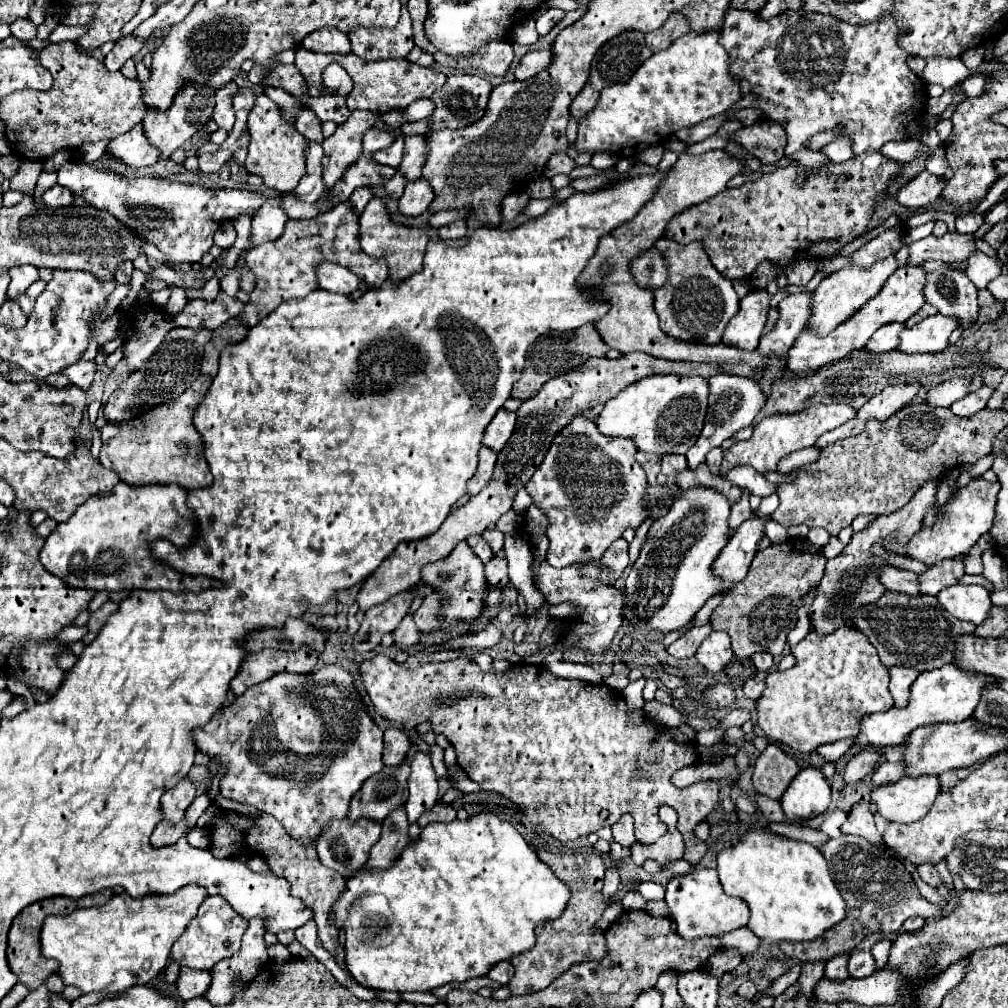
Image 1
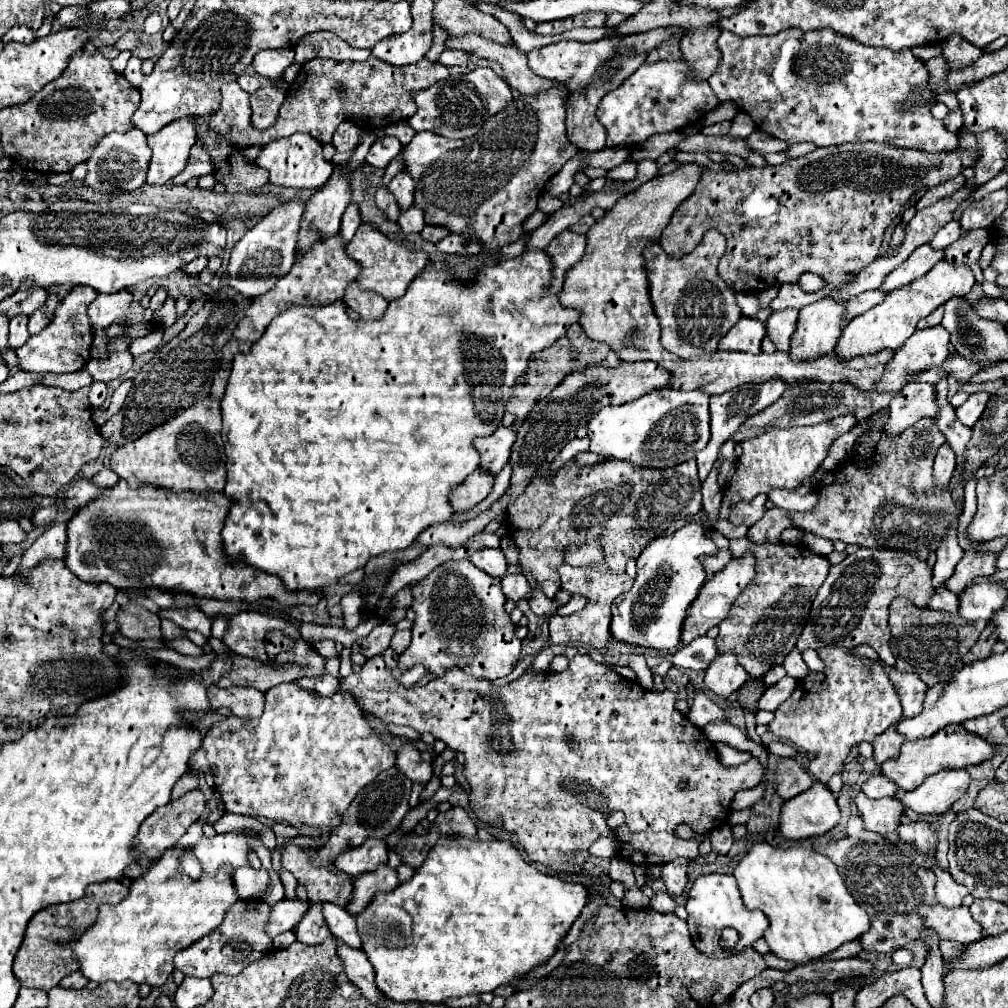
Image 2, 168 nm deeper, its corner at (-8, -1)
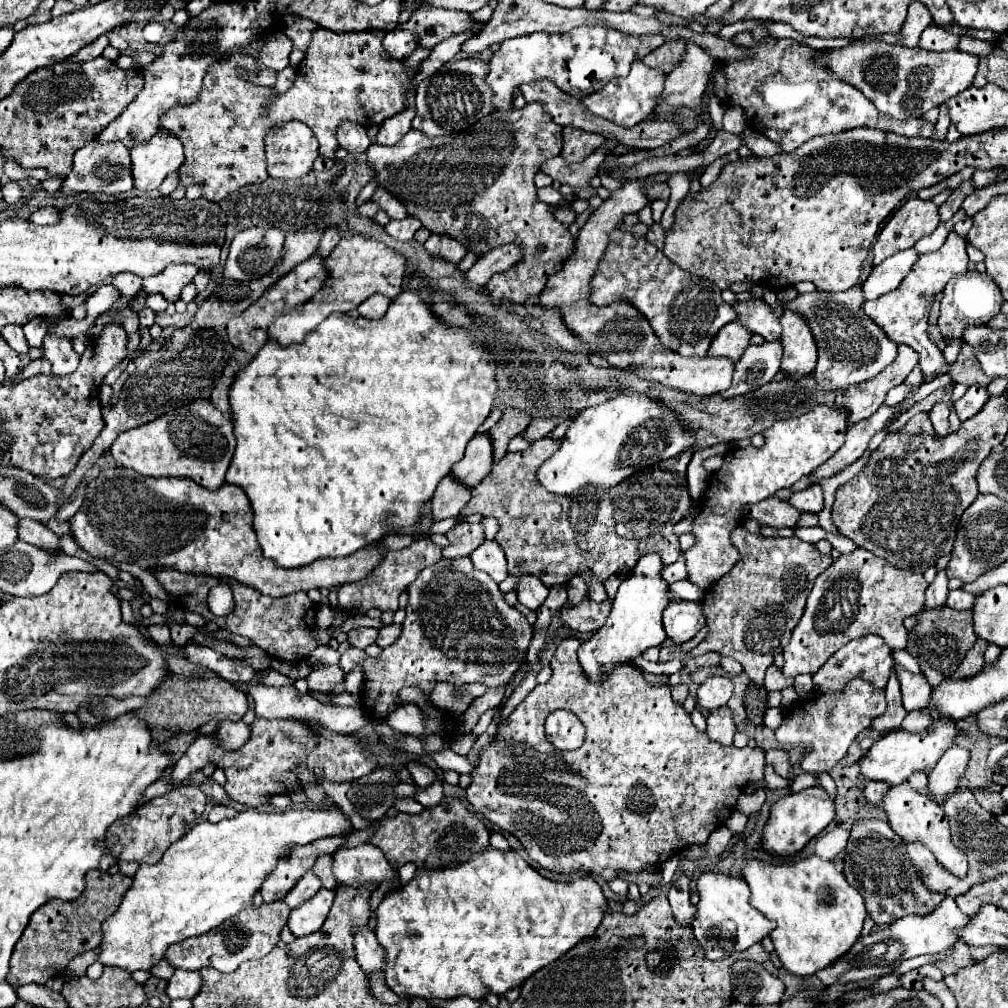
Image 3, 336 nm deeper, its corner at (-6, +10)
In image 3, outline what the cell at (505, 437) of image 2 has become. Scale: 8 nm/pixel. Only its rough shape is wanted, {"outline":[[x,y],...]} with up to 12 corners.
{"outline":[[488,433],[474,435],[452,475],[474,487],[494,465]]}

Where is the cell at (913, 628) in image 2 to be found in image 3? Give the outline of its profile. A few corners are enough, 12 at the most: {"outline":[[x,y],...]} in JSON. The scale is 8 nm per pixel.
{"outline":[[922,609],[906,651],[930,687],[976,641],[972,609]]}

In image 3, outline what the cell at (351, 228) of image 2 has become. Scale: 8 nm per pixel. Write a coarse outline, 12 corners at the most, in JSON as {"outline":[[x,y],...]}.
{"outline":[[326,229],[318,253],[326,255],[338,245],[340,229]]}

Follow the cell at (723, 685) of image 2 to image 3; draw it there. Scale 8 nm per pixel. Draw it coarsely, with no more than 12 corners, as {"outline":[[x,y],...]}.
{"outline":[[728,675],[708,677],[698,689],[698,705],[718,709],[732,697]]}

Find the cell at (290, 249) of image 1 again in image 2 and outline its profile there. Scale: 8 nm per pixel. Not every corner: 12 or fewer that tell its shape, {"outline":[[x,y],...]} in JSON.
{"outline":[[340,234],[318,240],[252,300],[234,340],[254,344],[288,308],[342,300],[360,266]]}

